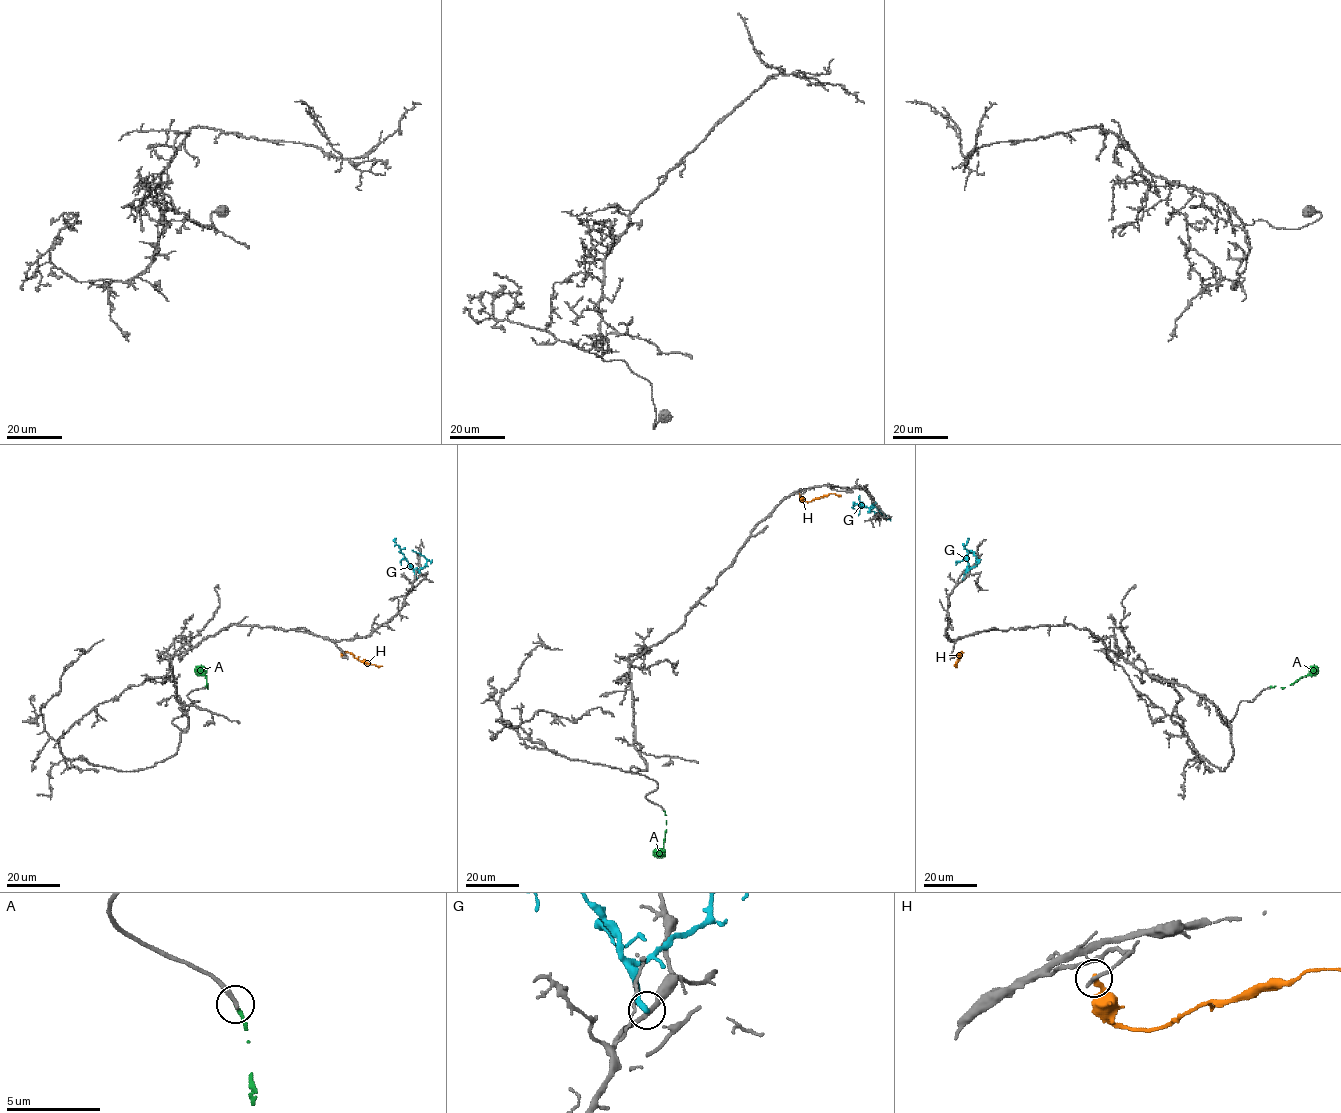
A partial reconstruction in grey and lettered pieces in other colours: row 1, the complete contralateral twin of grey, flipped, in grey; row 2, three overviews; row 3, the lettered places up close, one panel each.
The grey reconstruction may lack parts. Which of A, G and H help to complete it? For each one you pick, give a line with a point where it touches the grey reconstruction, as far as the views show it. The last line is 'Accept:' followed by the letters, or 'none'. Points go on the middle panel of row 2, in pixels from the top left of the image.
Accept: none

